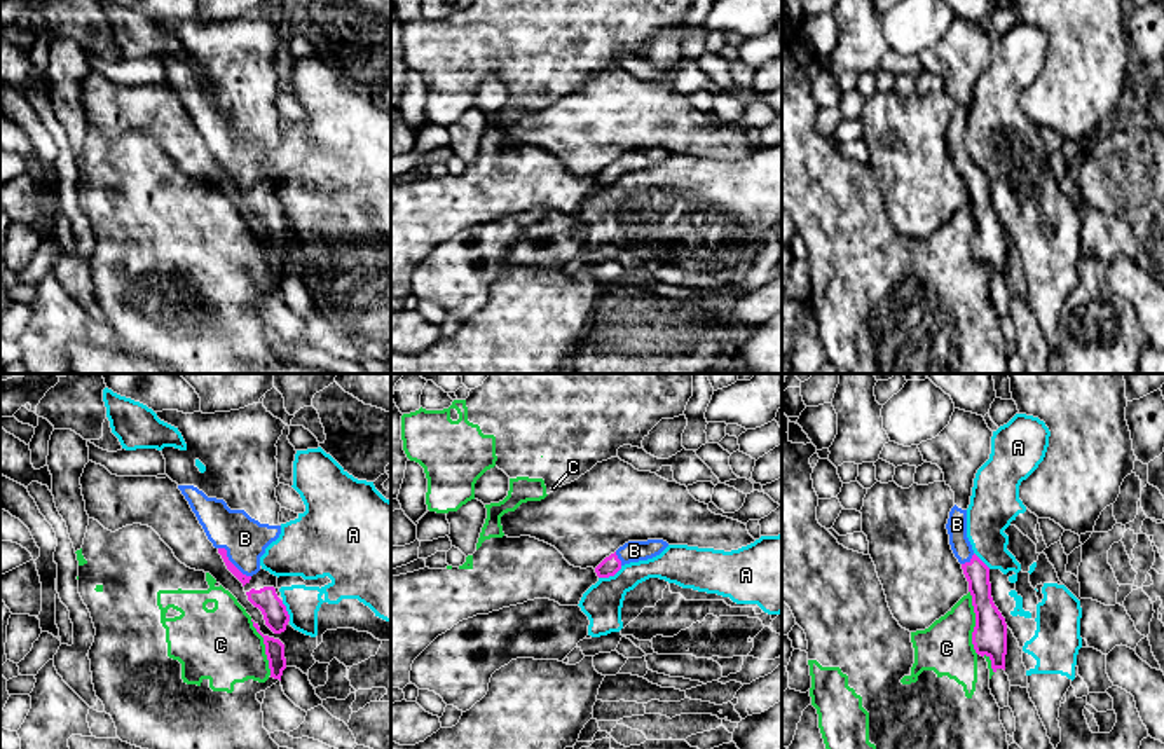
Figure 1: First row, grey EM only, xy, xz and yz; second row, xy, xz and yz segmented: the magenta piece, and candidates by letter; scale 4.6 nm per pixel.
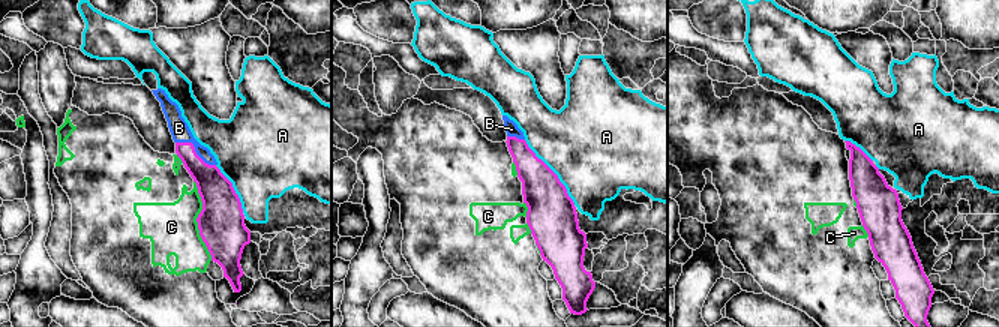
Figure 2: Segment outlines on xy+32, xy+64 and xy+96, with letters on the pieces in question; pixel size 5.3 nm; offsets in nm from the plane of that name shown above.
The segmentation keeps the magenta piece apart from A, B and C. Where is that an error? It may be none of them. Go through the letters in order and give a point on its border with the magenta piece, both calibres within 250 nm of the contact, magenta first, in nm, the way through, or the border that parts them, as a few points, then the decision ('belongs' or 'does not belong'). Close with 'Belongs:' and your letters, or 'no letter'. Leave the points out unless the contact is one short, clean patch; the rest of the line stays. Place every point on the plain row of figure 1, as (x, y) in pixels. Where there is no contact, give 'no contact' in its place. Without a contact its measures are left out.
A: meets magenta in xz at (609, 184); 90 nm thick on the magenta side, 180 nm on the other; does not belong
B: meets magenta in xy at (231, 171); 50 nm thick on the magenta side, 200 nm on the other; runs through xy (243, 187), (231, 171), (241, 161), (245, 147); belongs
C: meets magenta in yz at (976, 231); 160 nm thick on the magenta side, 240 nm on the other; does not belong
Belongs: B

